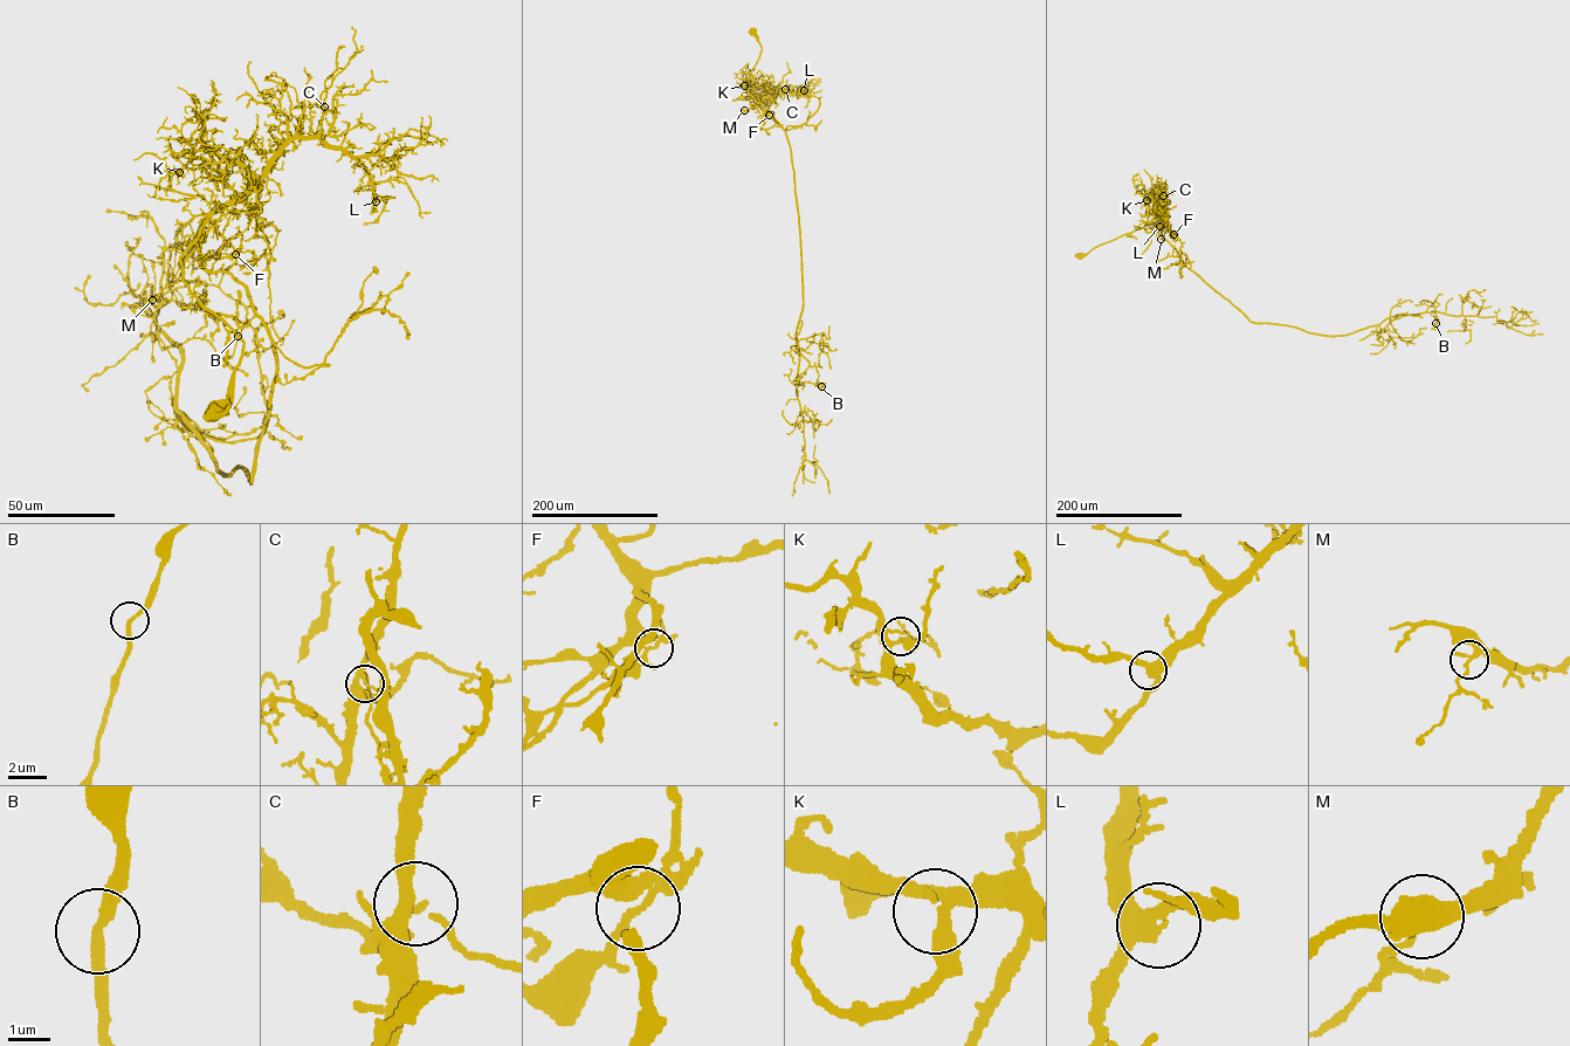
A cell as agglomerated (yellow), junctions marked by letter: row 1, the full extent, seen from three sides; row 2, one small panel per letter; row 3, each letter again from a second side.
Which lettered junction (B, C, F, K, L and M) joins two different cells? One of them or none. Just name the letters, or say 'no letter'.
F

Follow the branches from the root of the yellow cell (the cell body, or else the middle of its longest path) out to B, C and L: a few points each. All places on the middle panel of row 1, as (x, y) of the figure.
B: (751, 32), (762, 52), (748, 91), (785, 131), (799, 215), (803, 308), (792, 383), (821, 386)
C: (751, 32), (762, 52), (748, 82), (749, 94), (755, 98), (785, 89)
L: (751, 32), (762, 52), (748, 82), (749, 94), (755, 98), (776, 89), (790, 94), (801, 94), (804, 90)

